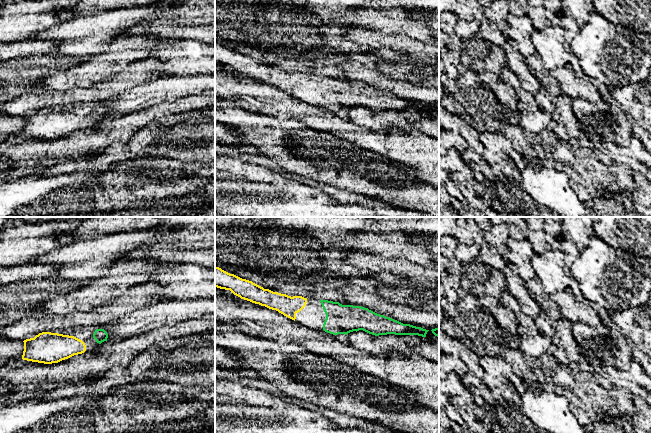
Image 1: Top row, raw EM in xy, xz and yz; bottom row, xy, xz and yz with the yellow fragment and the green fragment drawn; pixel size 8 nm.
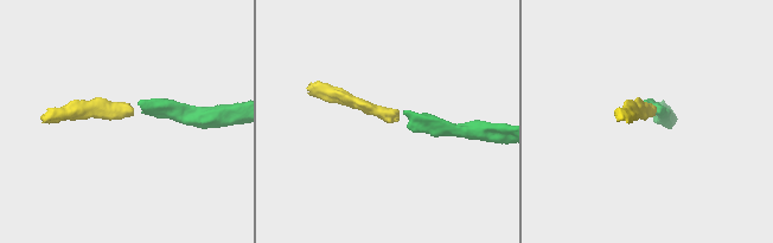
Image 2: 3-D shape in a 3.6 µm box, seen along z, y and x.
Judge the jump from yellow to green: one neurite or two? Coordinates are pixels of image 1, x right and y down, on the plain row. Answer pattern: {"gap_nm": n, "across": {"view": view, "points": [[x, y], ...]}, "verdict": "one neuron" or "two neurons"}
{"gap_nm": 90, "across": {"view": "xy", "points": [[84, 119], [93, 113]]}, "verdict": "one neuron"}

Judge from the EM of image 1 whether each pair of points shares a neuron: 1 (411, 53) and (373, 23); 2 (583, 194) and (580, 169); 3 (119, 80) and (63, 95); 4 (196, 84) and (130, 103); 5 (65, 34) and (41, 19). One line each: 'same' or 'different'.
1: different
2: same
3: same
4: same
5: different

